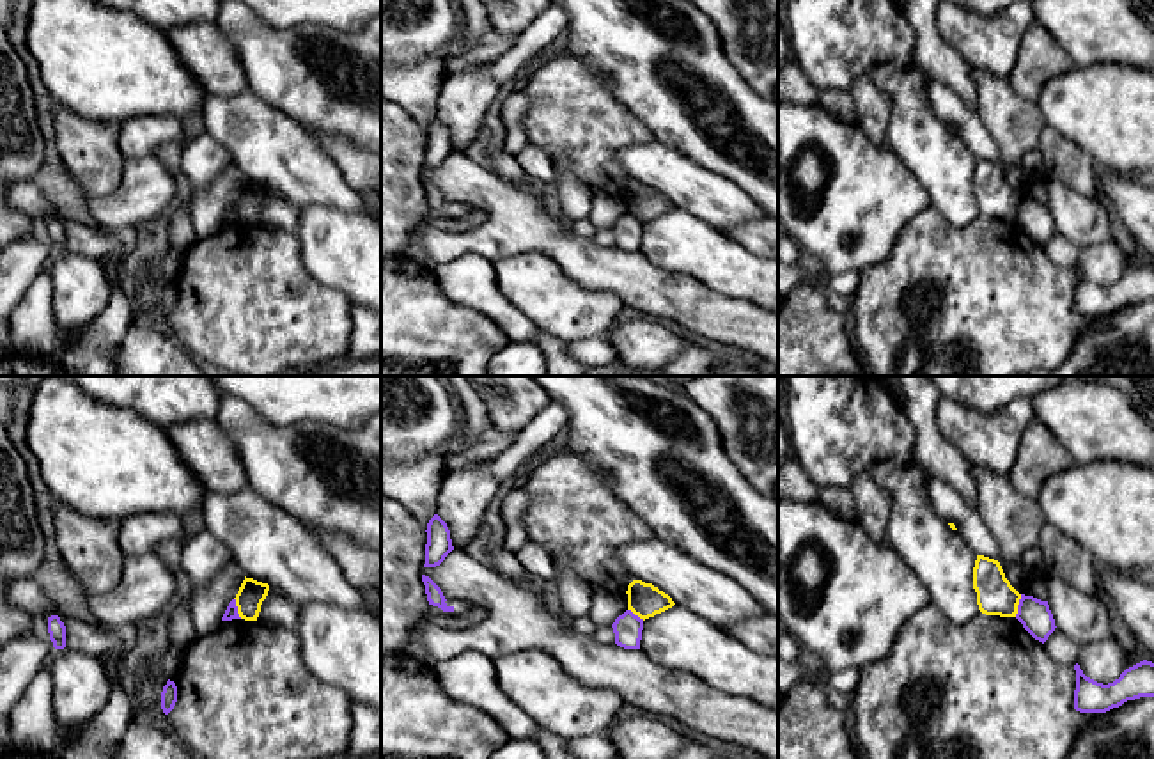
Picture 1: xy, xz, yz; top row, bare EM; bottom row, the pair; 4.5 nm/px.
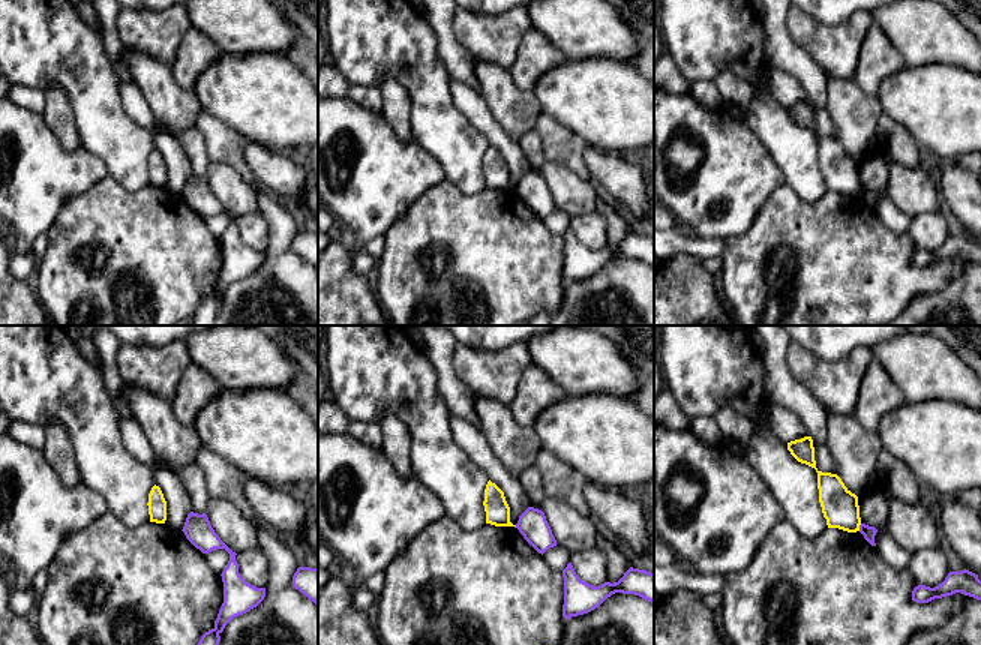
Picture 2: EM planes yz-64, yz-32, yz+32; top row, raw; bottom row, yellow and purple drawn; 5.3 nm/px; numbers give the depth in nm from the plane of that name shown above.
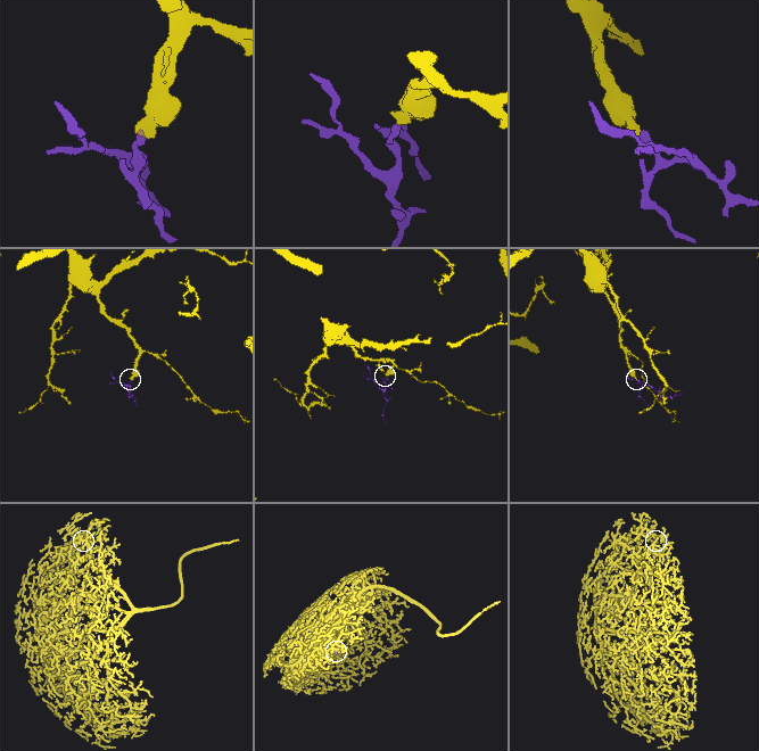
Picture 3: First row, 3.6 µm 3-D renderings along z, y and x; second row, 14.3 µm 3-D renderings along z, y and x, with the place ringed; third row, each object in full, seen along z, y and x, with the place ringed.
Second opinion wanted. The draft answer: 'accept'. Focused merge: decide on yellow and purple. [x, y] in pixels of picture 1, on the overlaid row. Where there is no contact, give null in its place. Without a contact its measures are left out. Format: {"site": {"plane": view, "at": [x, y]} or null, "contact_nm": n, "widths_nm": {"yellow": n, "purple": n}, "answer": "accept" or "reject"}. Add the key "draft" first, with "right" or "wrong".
{"draft": "wrong", "site": {"plane": "yz", "at": [1016, 605]}, "contact_nm": 110, "widths_nm": {"yellow": 180, "purple": 140}, "answer": "reject"}

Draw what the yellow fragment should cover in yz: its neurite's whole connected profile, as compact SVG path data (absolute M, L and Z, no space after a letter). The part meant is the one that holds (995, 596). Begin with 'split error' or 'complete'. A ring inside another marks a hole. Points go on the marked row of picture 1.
complete; M977 555L973 567L973 589L982 614L1016 617L1021 594L1005 578L998 560Z

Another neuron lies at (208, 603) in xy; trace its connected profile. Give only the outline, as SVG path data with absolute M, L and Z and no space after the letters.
M232 559L211 582L202 587L193 585L190 594L190 612L195 637L209 635L223 622L222 617L229 603L236 598L243 580L245 573Z

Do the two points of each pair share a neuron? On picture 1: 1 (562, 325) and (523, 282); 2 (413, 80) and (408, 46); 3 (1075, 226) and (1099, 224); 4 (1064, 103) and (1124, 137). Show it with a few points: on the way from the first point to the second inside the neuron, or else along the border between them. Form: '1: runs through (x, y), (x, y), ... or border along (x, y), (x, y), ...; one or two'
1: runs through (555, 314), (534, 293); one
2: border along (444, 54), (429, 54), (399, 66); two
3: runs through (1080, 224), (1094, 224); one
4: runs through (1078, 103), (1092, 105), (1110, 123); one

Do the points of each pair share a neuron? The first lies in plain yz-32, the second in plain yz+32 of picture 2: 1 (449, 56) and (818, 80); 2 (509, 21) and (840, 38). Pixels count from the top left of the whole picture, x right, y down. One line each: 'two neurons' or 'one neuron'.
1: one neuron
2: one neuron

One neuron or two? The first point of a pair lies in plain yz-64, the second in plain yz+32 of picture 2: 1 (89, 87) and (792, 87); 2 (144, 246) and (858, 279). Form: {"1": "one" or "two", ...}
{"1": "two", "2": "one"}

